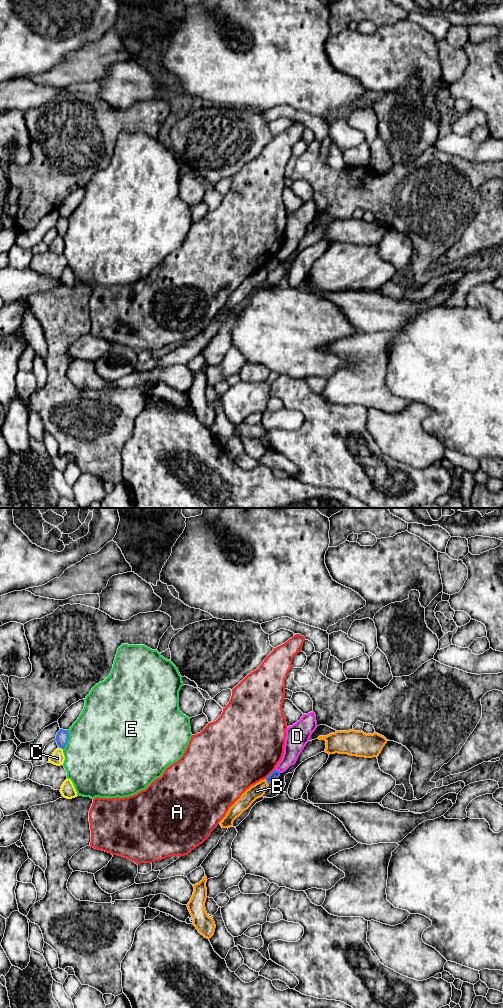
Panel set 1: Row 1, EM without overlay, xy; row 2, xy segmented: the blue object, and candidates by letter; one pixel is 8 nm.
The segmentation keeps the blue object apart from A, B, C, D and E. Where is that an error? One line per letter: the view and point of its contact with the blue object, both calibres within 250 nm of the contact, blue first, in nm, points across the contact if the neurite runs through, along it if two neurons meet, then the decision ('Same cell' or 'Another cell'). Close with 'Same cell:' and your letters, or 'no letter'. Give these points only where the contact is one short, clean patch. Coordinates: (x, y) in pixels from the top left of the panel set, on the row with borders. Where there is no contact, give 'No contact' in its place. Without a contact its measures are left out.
A: Touches blue at xy (271, 773). Thickness 70 nm (blue) against 500 nm. Another cell
B: Touches blue at xy (267, 782). Thickness 70 nm (blue) against 120 nm. Another cell
C: Touches blue at xy (60, 747). Thickness 110 nm (blue) against 110 nm. Another cell
D: Touches blue at xy (278, 771). Thickness 70 nm (blue) against 150 nm. Boundary: xy (275, 768), (280, 772). Another cell
E: Touches blue at xy (68, 739). Thickness 110 nm (blue) against 500 nm. Another cell
Same cell: no letter

